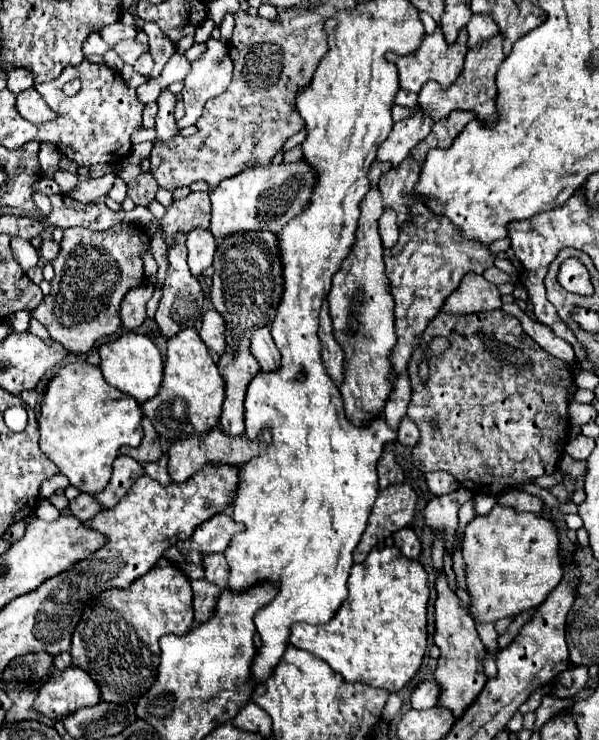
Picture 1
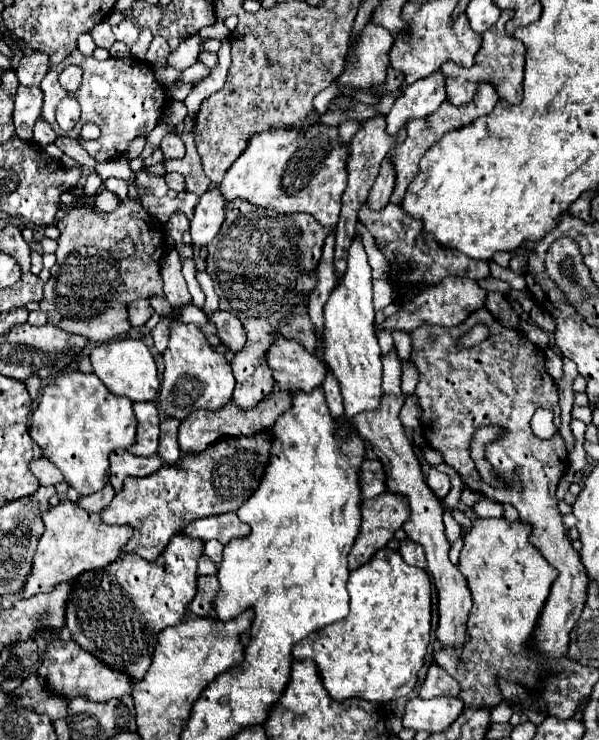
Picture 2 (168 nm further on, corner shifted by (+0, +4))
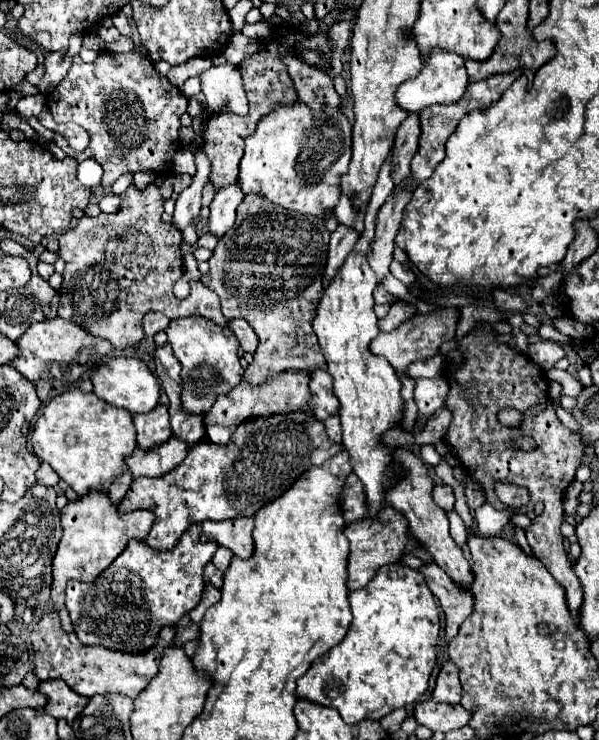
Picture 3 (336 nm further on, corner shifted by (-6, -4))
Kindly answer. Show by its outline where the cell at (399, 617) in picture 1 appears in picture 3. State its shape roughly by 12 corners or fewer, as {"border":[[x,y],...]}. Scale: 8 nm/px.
{"border":[[419,570],[349,594],[297,696],[347,724],[417,704],[441,620]]}

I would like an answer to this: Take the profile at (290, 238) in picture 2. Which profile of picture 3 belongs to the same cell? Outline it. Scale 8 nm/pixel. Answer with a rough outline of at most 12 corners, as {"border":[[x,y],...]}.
{"border":[[255,194],[201,282],[259,336],[245,382],[325,370],[329,234]]}

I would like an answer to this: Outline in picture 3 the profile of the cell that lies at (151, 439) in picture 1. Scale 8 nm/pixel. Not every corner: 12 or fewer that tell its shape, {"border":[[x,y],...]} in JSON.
{"border":[[157,404],[133,416],[137,446],[151,450],[171,438],[169,412]]}

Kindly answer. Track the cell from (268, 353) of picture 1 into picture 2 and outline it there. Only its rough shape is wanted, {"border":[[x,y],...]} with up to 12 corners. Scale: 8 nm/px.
{"border":[[277,338],[267,362],[279,388],[311,392],[325,364]]}

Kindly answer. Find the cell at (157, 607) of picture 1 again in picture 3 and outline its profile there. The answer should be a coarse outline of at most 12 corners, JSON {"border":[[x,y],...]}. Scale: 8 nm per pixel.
{"border":[[129,542],[69,582],[85,646],[143,654],[201,600],[217,546]]}

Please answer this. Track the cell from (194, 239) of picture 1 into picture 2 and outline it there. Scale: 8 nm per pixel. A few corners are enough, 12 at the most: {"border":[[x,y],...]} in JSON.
{"border":[[219,188],[201,196],[191,220],[193,244],[207,246],[225,220]]}

